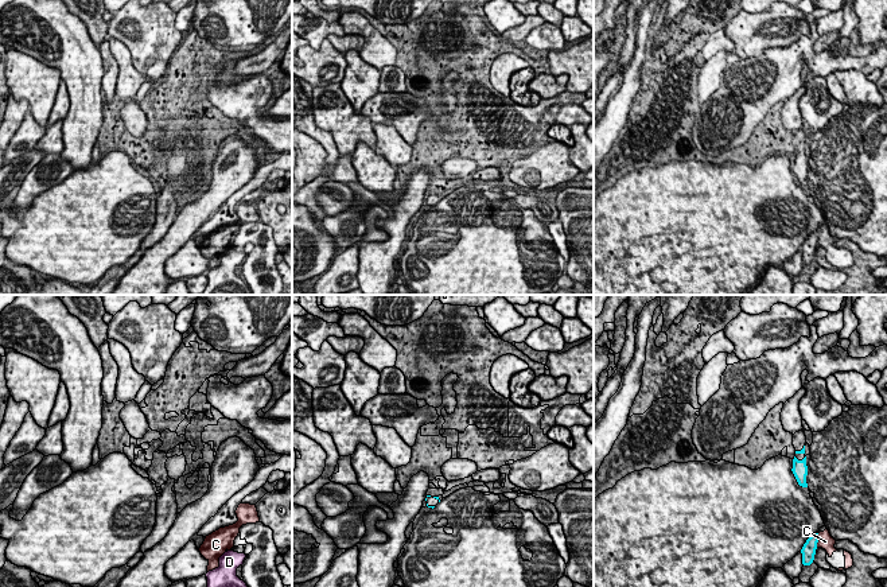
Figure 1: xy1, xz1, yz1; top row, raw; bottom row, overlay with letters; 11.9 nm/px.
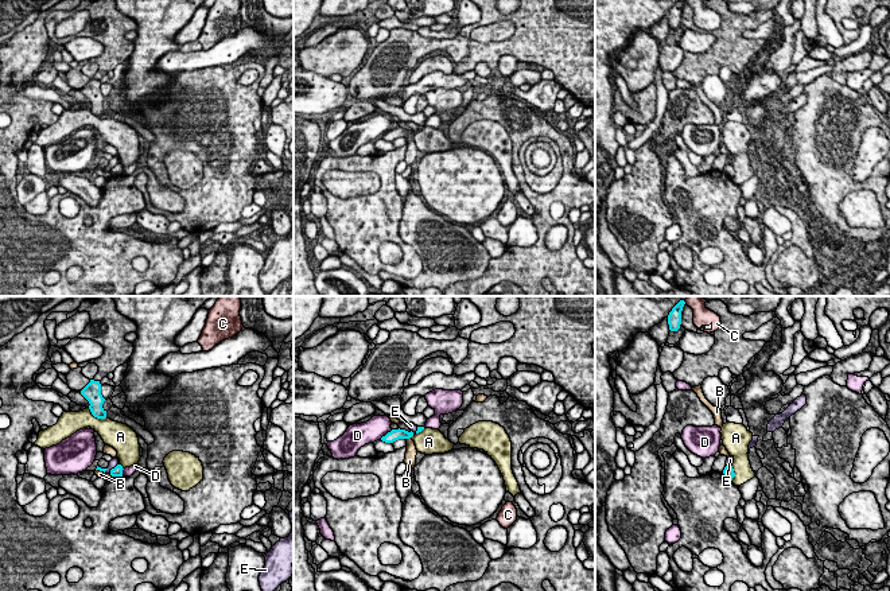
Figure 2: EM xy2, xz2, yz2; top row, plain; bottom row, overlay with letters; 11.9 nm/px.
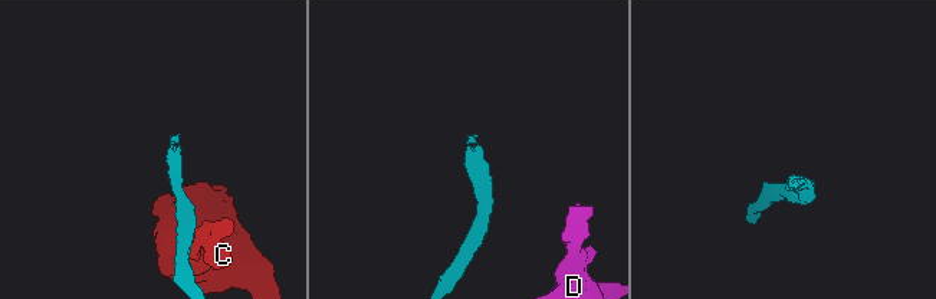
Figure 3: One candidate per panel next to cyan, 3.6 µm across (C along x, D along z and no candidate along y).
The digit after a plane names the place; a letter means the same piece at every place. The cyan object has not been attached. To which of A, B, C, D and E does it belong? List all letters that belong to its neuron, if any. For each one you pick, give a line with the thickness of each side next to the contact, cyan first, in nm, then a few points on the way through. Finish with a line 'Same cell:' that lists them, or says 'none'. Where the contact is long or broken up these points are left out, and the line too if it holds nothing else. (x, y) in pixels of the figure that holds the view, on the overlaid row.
Same cell: none

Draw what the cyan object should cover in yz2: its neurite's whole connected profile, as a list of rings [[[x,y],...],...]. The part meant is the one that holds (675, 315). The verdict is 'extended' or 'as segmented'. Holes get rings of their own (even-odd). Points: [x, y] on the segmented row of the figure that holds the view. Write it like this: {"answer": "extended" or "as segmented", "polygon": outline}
{"answer": "as segmented", "polygon": [[[680,300],[668,315],[668,324],[671,331],[677,331],[681,324],[681,311],[685,302]]]}

